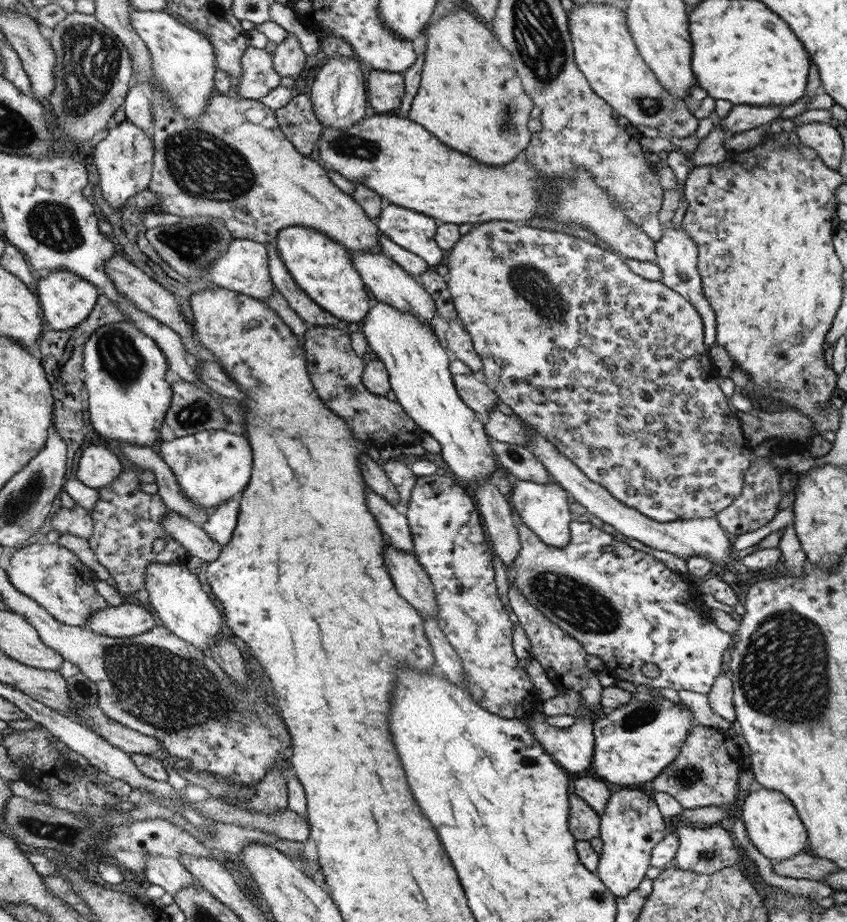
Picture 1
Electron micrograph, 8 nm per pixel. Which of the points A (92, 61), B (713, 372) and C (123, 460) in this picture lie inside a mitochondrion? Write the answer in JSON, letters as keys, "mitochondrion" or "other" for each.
{"A":"mitochondrion","B":"other","C":"other"}

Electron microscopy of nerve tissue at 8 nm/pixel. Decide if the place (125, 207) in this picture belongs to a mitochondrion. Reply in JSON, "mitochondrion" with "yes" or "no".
{"mitochondrion":"no"}

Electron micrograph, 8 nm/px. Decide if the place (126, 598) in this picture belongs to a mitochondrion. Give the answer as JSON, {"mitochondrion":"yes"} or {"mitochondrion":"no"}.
{"mitochondrion":"no"}

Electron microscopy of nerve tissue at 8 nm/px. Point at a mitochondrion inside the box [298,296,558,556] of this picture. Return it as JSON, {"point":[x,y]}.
{"point":[518,457]}

